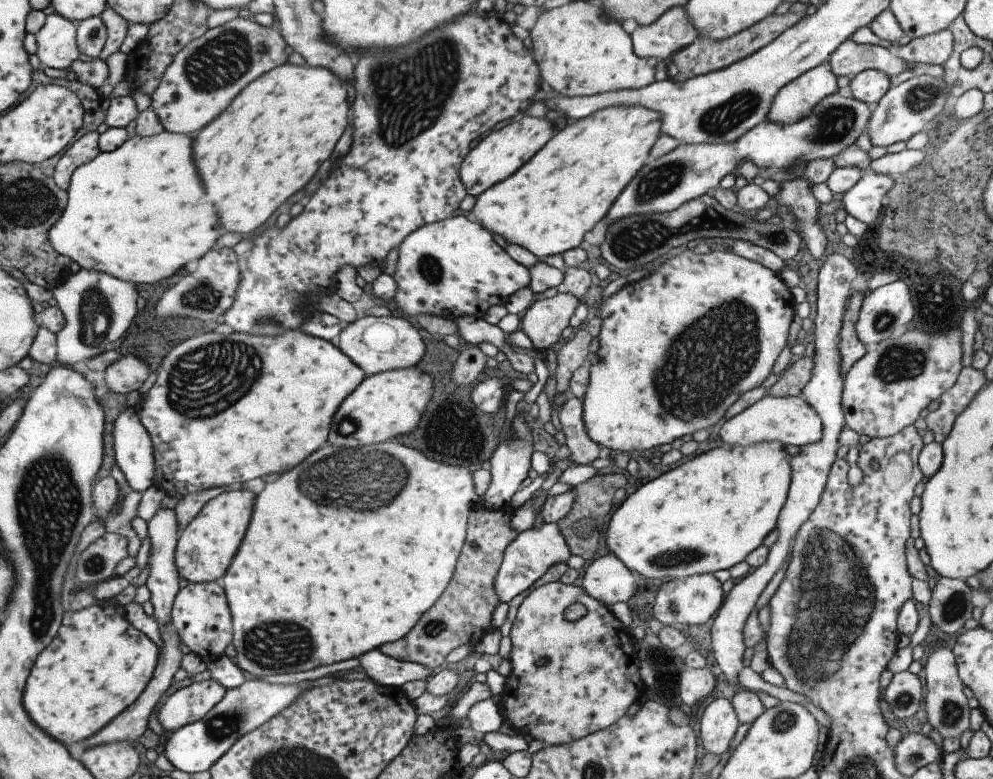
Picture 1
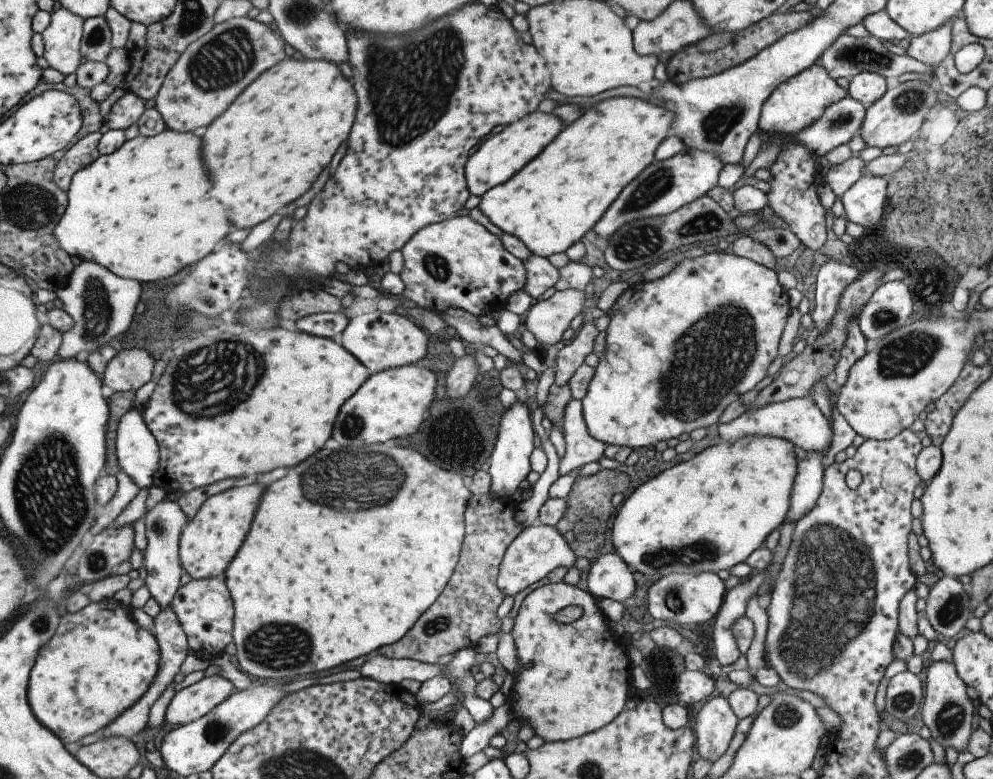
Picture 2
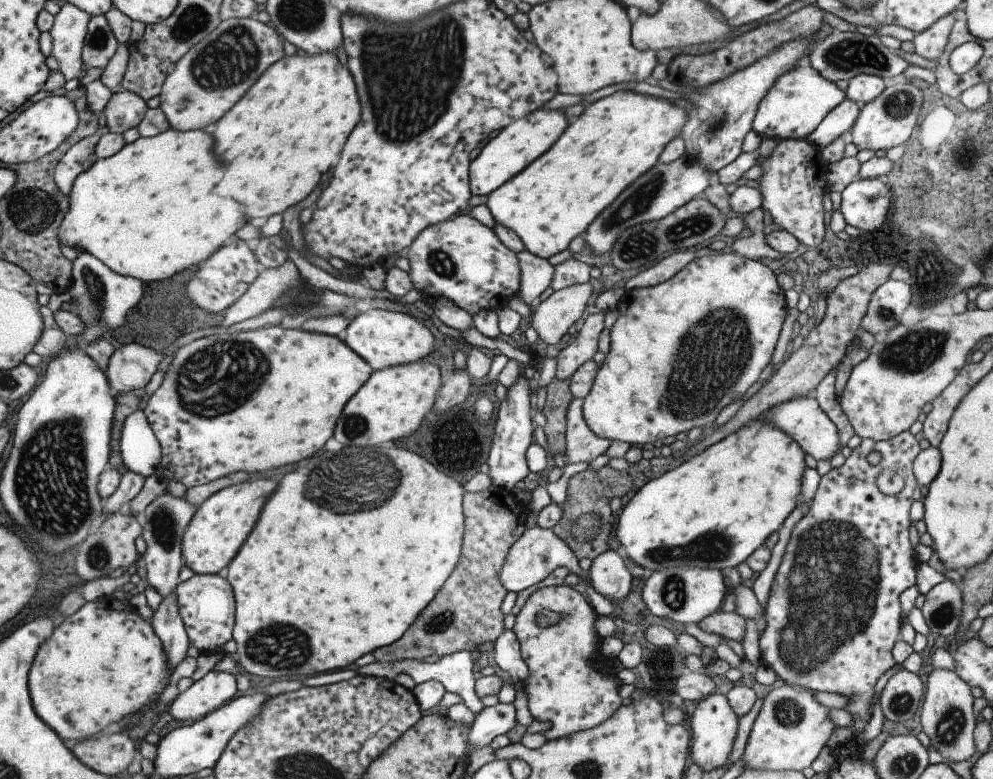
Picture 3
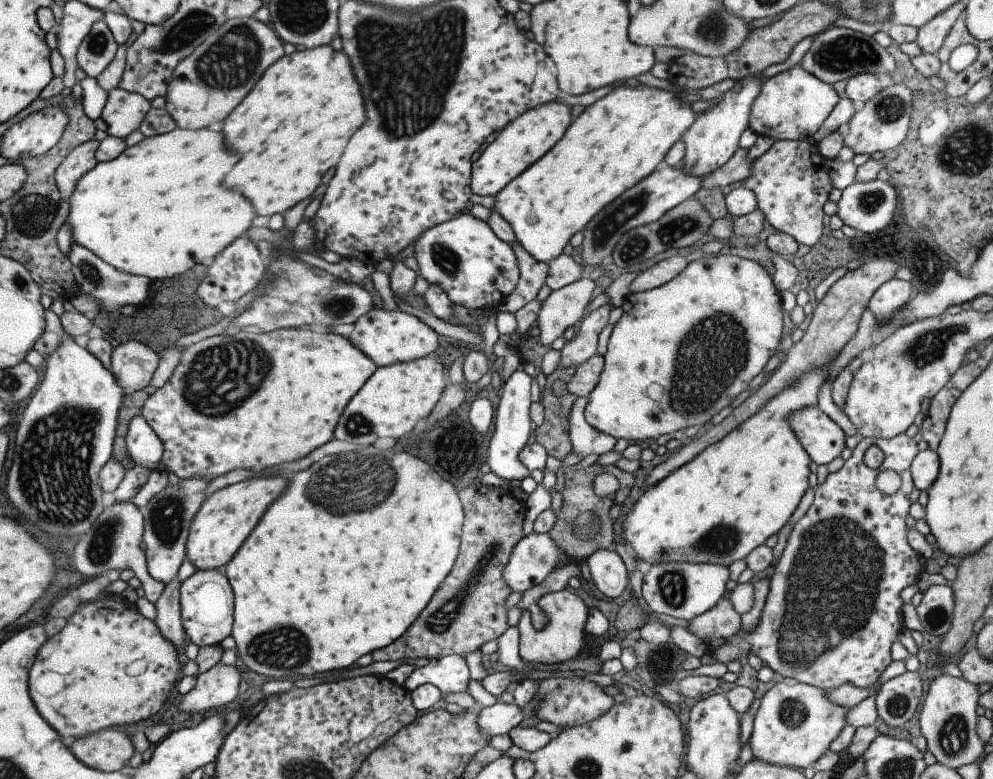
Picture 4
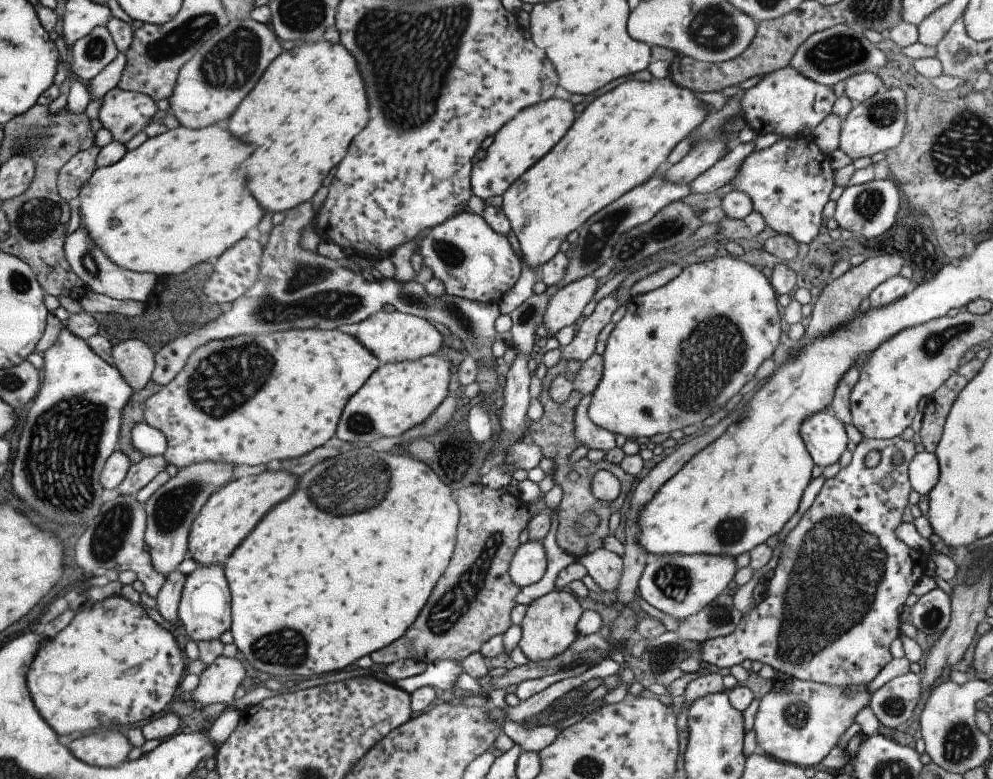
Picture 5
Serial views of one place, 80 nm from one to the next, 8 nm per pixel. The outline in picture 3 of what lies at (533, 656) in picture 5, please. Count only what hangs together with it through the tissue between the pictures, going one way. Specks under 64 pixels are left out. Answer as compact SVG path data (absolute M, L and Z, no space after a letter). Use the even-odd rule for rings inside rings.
M569 585L545 587L528 596L514 618L512 631L528 668L528 677L523 680L526 705L531 718L549 724L550 728L543 733L547 741L593 728L620 706L616 676L607 675L605 667L599 672L587 666L595 655L601 656L593 628L597 614L587 602ZM539 610L552 610L560 618L556 624L540 628L535 624Z

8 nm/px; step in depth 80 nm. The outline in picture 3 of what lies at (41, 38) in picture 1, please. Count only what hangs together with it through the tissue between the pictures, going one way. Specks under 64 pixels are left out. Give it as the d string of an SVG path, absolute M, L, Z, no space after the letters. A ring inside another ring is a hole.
M64 2L52 20L48 30L52 38L50 55L57 60L59 72L65 81L76 78L84 66L80 52L91 17L74 4Z

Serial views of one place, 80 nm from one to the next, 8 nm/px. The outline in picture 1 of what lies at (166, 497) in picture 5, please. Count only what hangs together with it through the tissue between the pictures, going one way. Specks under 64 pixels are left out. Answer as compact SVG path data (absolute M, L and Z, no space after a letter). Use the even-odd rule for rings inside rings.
M159 507L153 516L146 522L147 536L150 540L148 551L148 575L144 585L150 592L149 602L152 604L153 618L159 624L166 625L169 623L170 610L173 604L174 596L179 590L177 581L178 572L174 563L174 550L178 538L178 520L176 512L173 509Z

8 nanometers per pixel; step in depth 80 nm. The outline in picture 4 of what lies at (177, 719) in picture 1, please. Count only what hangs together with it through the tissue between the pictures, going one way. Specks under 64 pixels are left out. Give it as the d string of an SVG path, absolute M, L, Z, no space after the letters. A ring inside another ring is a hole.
M219 661L197 674L195 686L180 701L180 710L193 714L209 708L223 708L233 702L238 694L241 669L239 665L225 665Z

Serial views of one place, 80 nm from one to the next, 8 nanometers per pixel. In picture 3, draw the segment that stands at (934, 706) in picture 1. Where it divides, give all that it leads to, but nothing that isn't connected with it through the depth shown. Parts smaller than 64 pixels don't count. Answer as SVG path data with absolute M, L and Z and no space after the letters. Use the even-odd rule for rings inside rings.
M933 669L925 682L919 724L944 762L965 762L975 754L976 744L972 734L976 721L971 707L974 698L969 690L971 688L964 680L953 671L944 669Z

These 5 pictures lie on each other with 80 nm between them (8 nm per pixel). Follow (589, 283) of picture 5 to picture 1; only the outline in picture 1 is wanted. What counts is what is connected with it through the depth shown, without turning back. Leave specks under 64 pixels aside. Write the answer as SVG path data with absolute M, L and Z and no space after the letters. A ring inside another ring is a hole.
M556 293L551 298L533 300L520 316L522 331L532 340L533 348L547 351L553 346L579 303L569 293Z

